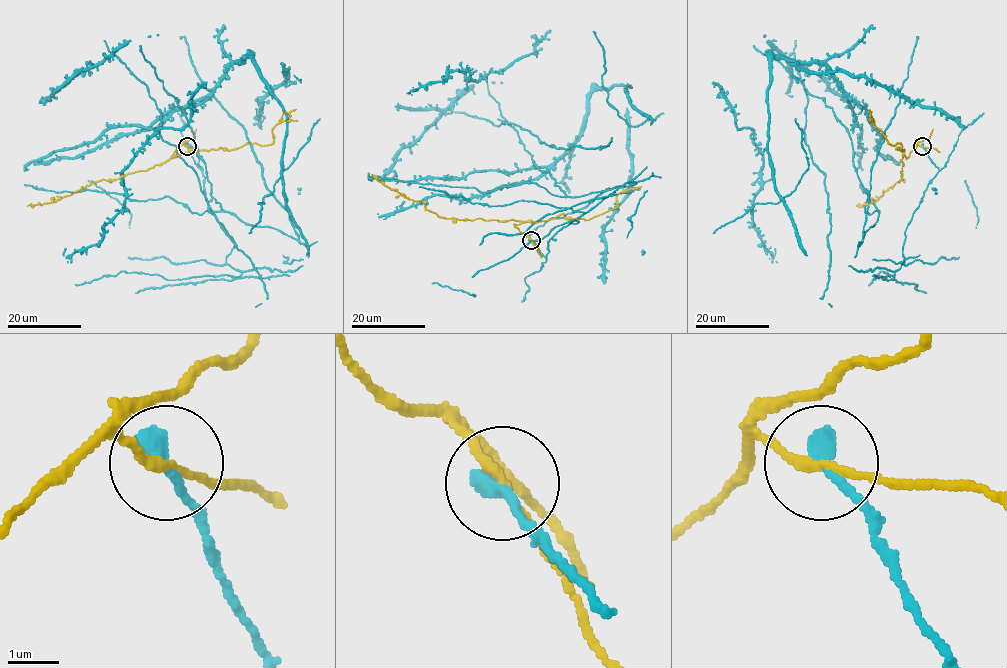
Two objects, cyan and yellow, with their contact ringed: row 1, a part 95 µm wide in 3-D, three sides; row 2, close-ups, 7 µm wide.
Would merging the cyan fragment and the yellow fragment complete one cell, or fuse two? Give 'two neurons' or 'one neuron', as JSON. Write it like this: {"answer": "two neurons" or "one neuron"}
{"answer": "two neurons"}

